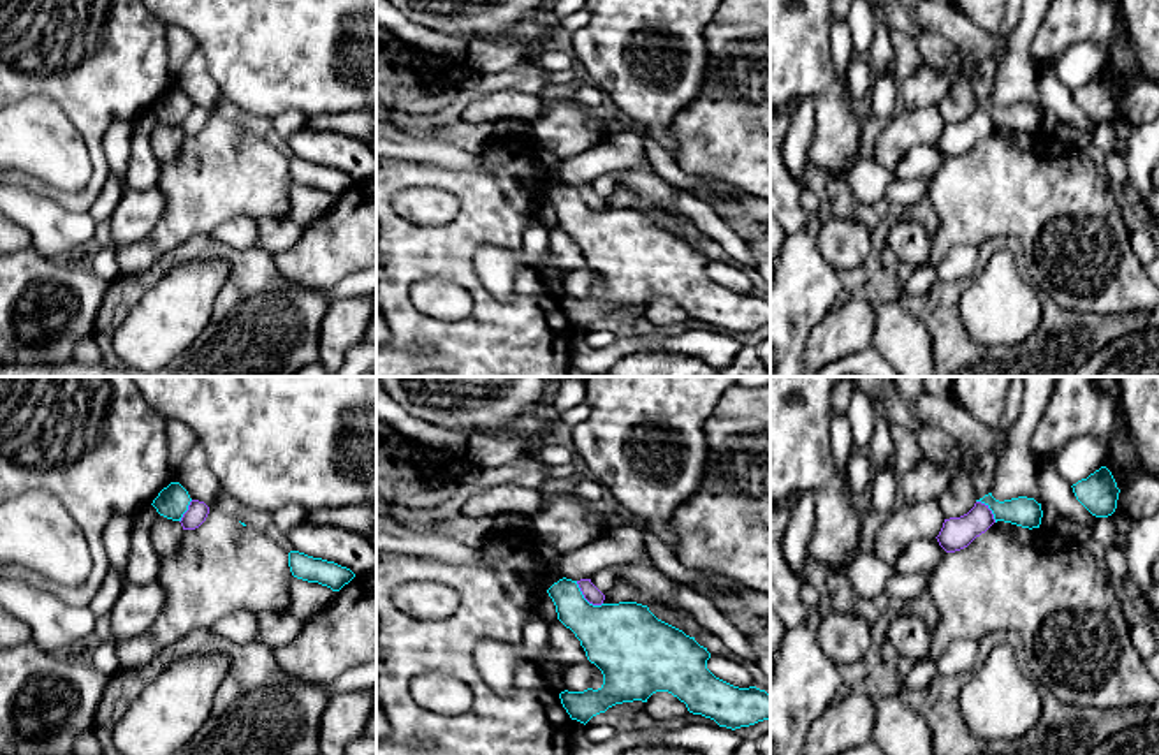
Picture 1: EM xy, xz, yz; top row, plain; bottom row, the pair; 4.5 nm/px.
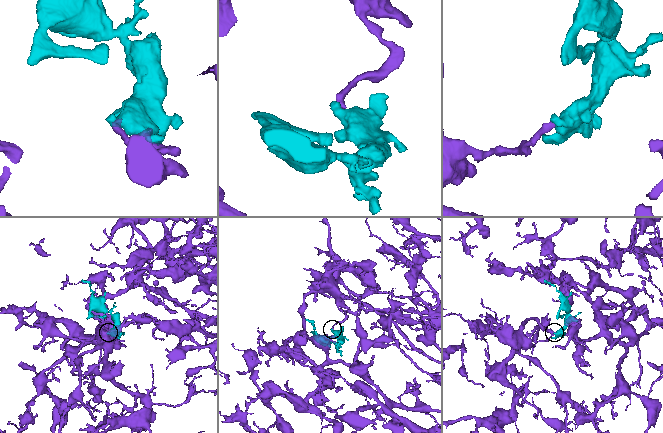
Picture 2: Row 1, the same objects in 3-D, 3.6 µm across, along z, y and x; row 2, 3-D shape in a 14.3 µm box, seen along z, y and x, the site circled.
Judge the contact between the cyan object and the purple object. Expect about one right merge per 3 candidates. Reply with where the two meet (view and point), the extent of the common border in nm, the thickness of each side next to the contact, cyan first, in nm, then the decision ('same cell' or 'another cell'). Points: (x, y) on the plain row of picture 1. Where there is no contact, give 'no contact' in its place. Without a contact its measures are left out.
contact xz (584, 205); length 170 nm; calibres 340 and 80 nm; another cell

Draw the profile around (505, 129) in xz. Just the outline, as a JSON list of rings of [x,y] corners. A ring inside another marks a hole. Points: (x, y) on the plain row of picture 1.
[[[499,120],[494,123],[496,139],[521,139],[538,146],[533,136],[531,121]]]

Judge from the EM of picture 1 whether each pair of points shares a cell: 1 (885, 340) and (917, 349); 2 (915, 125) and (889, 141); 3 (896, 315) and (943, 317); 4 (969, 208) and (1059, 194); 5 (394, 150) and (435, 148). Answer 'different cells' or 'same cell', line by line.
1: same cell
2: same cell
3: different cells
4: same cell
5: same cell

